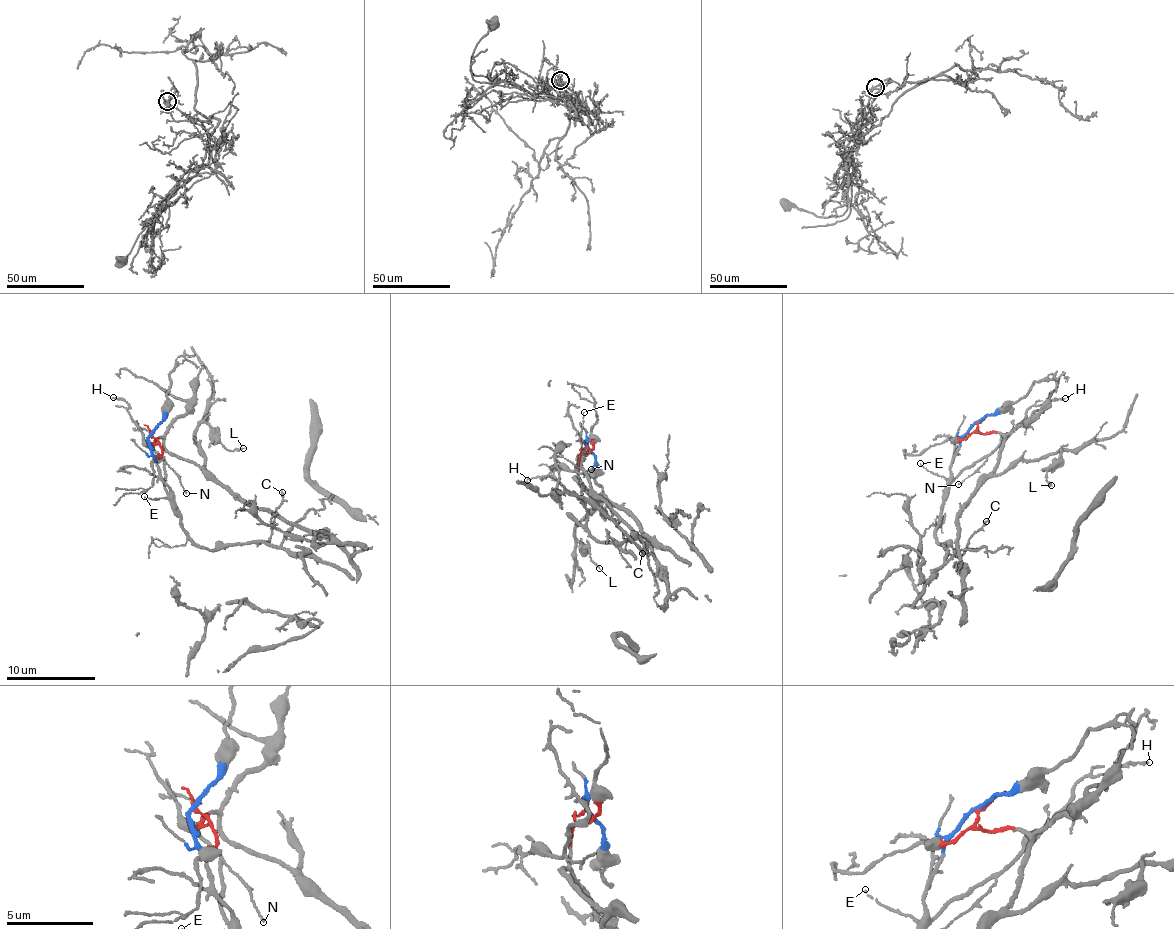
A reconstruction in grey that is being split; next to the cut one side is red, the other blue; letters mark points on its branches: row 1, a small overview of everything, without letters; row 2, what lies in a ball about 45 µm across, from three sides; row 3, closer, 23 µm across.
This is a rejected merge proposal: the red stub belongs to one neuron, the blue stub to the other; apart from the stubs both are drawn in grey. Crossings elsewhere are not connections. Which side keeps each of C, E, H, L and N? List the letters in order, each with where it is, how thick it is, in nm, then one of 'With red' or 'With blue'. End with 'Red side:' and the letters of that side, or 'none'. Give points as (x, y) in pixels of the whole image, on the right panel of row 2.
C: Place: (986, 521). Thickness 120 nm. With blue
E: Place: (920, 463). Thickness 70 nm. With blue
H: Place: (1065, 398). Thickness 120 nm. With blue
L: Place: (1051, 485). Thickness 160 nm. With red
N: Place: (958, 484). Thickness 80 nm. With blue
Red side: L

